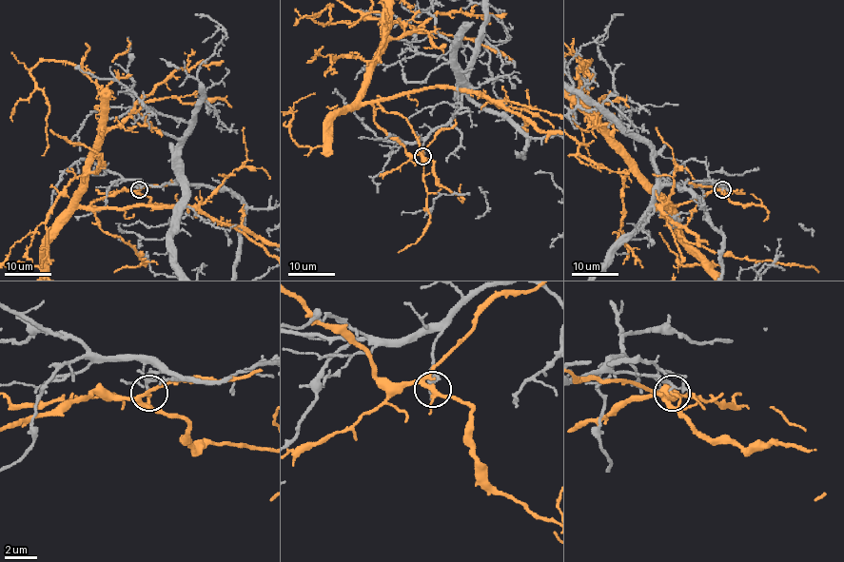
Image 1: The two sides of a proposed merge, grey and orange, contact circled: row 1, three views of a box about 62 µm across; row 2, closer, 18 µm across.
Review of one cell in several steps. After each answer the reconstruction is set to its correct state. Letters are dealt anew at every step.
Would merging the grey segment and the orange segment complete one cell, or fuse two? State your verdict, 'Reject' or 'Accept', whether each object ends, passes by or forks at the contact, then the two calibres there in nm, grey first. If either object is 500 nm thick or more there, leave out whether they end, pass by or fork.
Reject. At the ring grey ends. At the ring orange ends. Thickness 170 nm (grey) against 150 nm

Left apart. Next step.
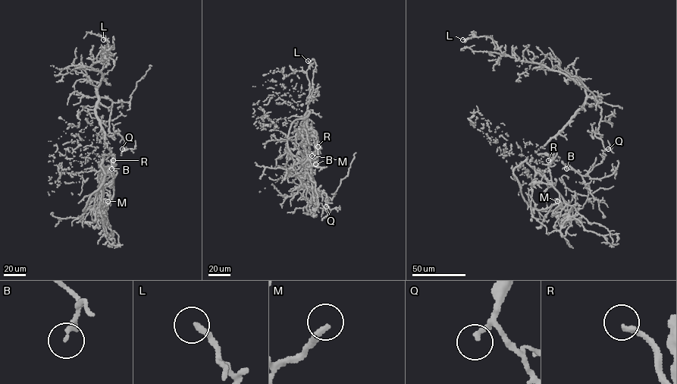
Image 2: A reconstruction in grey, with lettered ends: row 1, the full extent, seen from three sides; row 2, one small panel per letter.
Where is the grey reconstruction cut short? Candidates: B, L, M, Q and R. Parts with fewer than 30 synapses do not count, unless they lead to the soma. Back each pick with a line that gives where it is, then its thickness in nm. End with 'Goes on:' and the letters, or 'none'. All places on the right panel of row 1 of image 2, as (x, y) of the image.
Q: Place: (608, 149). Thickness 140 nm
R: Place: (548, 160). Thickness 240 nm
Goes on: Q, R

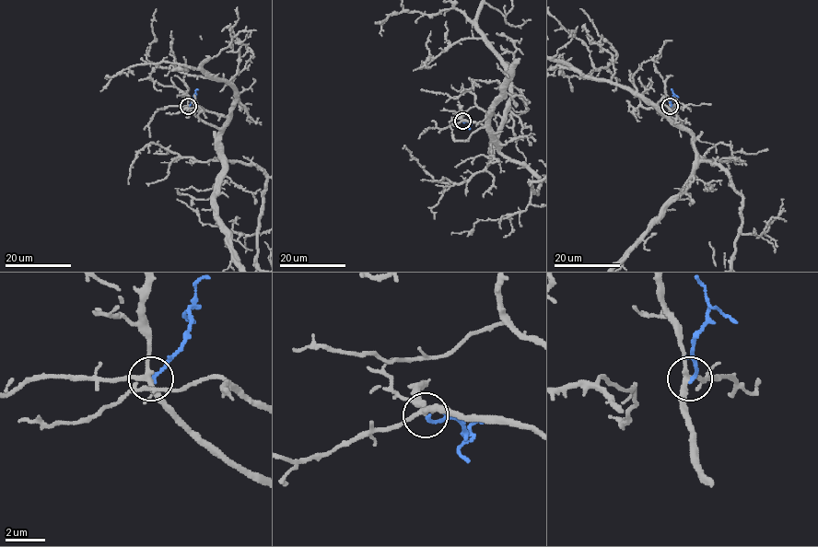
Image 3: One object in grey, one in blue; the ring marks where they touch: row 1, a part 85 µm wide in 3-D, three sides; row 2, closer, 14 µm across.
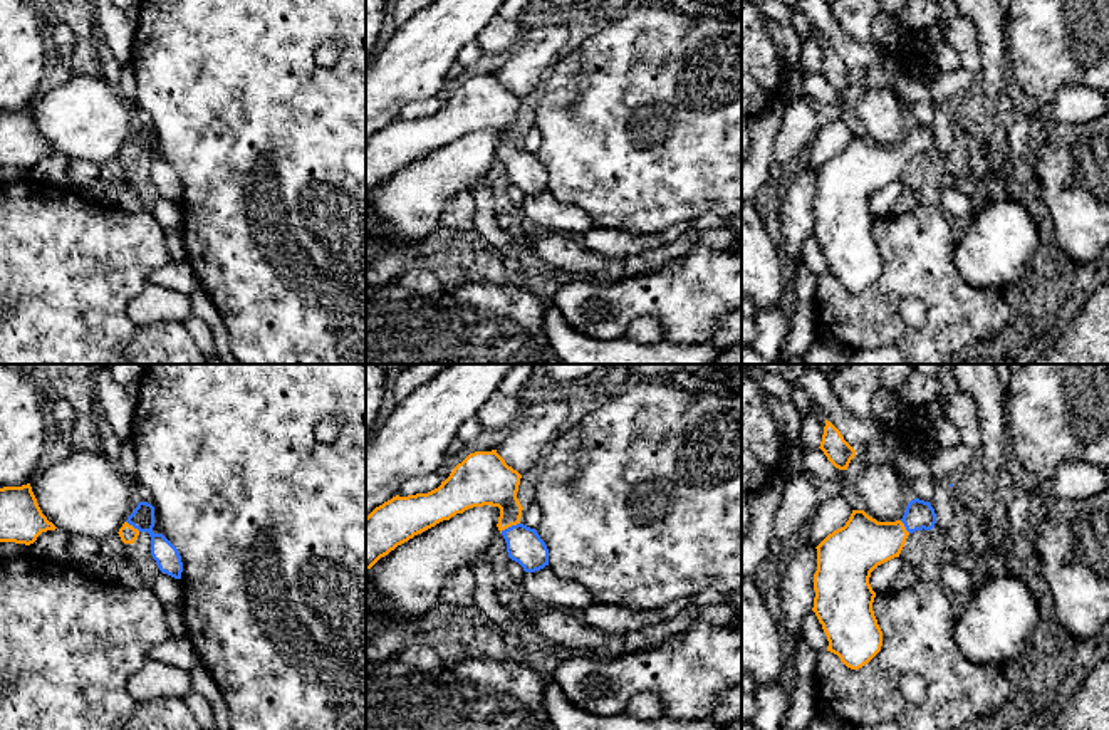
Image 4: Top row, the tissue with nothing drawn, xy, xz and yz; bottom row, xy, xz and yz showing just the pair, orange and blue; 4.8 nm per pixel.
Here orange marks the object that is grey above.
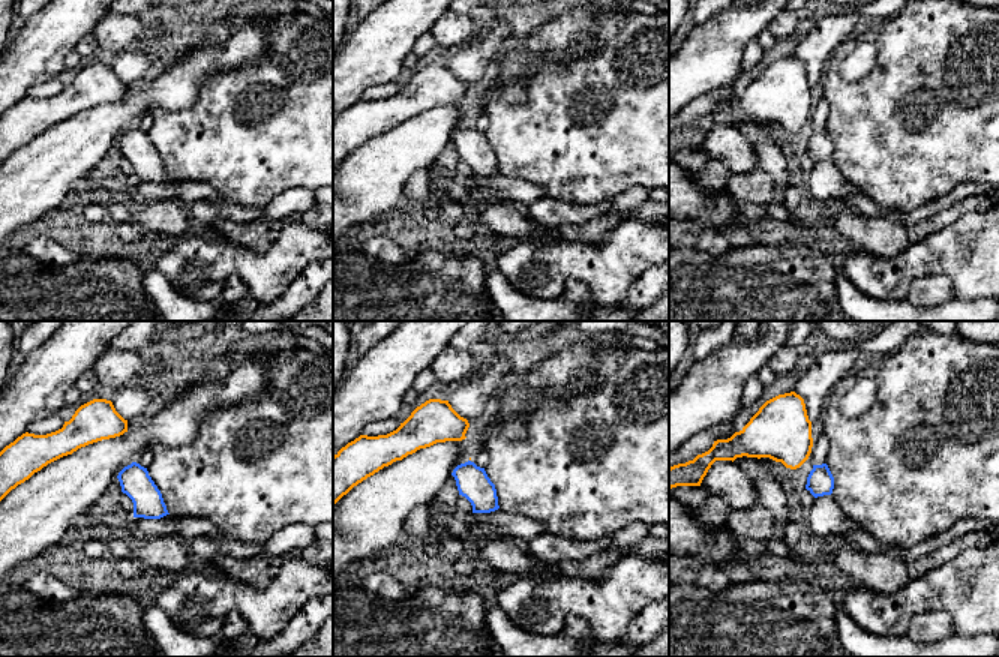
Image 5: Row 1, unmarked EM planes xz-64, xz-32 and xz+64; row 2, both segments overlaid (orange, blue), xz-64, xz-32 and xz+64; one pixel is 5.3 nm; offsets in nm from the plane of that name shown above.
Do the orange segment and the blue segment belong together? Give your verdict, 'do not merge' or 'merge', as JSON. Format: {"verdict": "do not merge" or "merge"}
{"verdict": "merge"}

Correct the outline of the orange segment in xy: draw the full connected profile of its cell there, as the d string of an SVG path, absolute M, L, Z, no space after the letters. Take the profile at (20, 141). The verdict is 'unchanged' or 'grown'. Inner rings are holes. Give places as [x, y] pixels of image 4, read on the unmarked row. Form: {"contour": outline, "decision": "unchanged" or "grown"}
{"contour": "M30 107L22 111L0 112L0 166L15 166L30 169L42 156L55 154L57 151L42 138Z", "decision": "unchanged"}

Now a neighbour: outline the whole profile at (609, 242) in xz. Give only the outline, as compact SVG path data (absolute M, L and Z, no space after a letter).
M691 222L676 223L653 235L631 235L616 228L594 227L577 238L594 253L622 258L626 255L643 255L678 240L688 232Z

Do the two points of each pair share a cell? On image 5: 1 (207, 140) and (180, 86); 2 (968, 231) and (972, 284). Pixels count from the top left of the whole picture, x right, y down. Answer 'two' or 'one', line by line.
1: two
2: one

